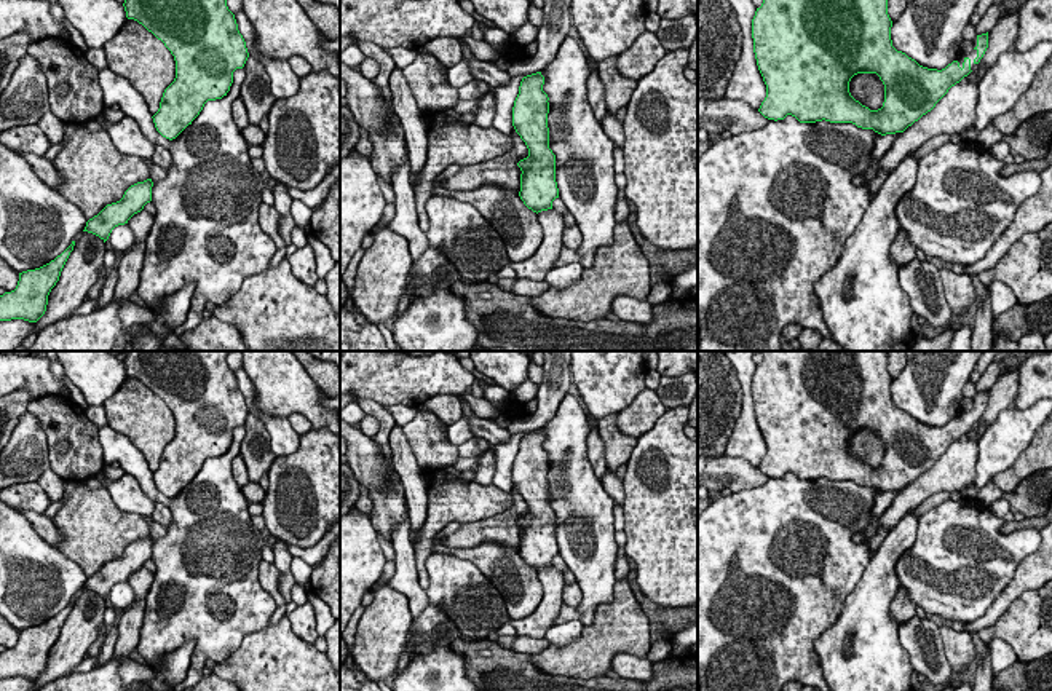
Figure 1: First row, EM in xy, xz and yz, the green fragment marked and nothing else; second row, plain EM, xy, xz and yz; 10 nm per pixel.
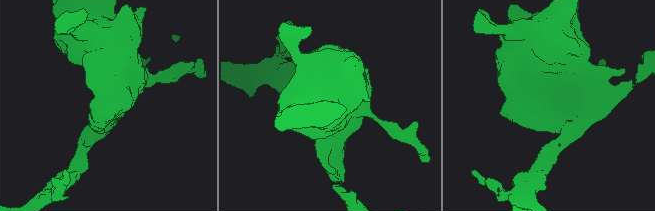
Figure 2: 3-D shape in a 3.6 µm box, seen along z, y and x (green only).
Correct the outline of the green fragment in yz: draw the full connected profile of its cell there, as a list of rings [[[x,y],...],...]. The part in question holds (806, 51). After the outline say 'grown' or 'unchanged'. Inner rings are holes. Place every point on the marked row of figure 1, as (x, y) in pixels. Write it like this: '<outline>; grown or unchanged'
[[[763,0],[752,19],[753,53],[766,85],[766,97],[758,112],[774,121],[792,115],[800,123],[825,120],[830,123],[852,123],[862,129],[873,129],[881,136],[904,132],[931,112],[951,86],[967,77],[988,48],[987,32],[977,35],[974,49],[969,54],[961,54],[942,70],[927,69],[892,46],[891,27],[888,0]],[[857,73],[876,73],[880,77],[884,85],[881,109],[870,110],[851,96],[849,81]]]; grown

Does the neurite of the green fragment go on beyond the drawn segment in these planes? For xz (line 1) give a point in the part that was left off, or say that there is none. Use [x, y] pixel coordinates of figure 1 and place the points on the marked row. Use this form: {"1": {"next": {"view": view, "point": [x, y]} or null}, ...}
{"1": {"next": null}}

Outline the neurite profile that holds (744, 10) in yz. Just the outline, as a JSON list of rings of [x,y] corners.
[[[728,0],[736,13],[738,22],[742,32],[742,53],[734,65],[733,75],[725,91],[725,97],[731,101],[742,101],[752,109],[758,110],[766,97],[766,85],[758,70],[753,38],[752,38],[752,19],[757,6],[753,0]]]

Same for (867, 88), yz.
[[[857,73],[849,81],[851,96],[870,110],[878,110],[884,102],[884,85],[876,73]]]

